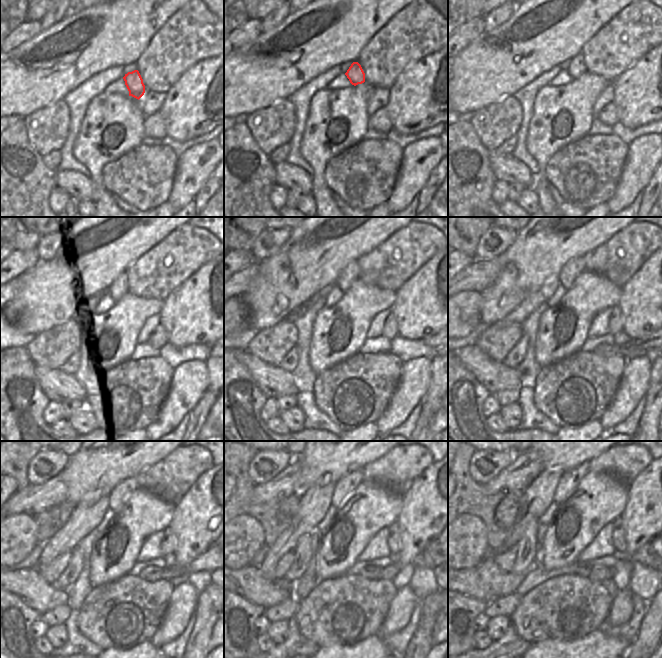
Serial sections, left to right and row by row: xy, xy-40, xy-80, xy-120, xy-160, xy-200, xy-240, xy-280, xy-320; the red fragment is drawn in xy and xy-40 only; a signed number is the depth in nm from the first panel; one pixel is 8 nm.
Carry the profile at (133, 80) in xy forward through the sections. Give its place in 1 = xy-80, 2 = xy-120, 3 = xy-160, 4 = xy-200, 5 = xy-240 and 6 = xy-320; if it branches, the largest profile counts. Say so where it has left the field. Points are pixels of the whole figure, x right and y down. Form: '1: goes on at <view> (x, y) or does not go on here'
1: goes on at xy-80 (576, 68)
2: goes on at xy-120 (120, 286)
3: goes on at xy-160 (350, 273)
4: goes on at xy-200 (572, 268)
5: goes on at xy-240 (119, 494)
6: goes on at xy-320 (570, 479)

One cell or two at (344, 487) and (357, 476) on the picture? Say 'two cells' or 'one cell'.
one cell

